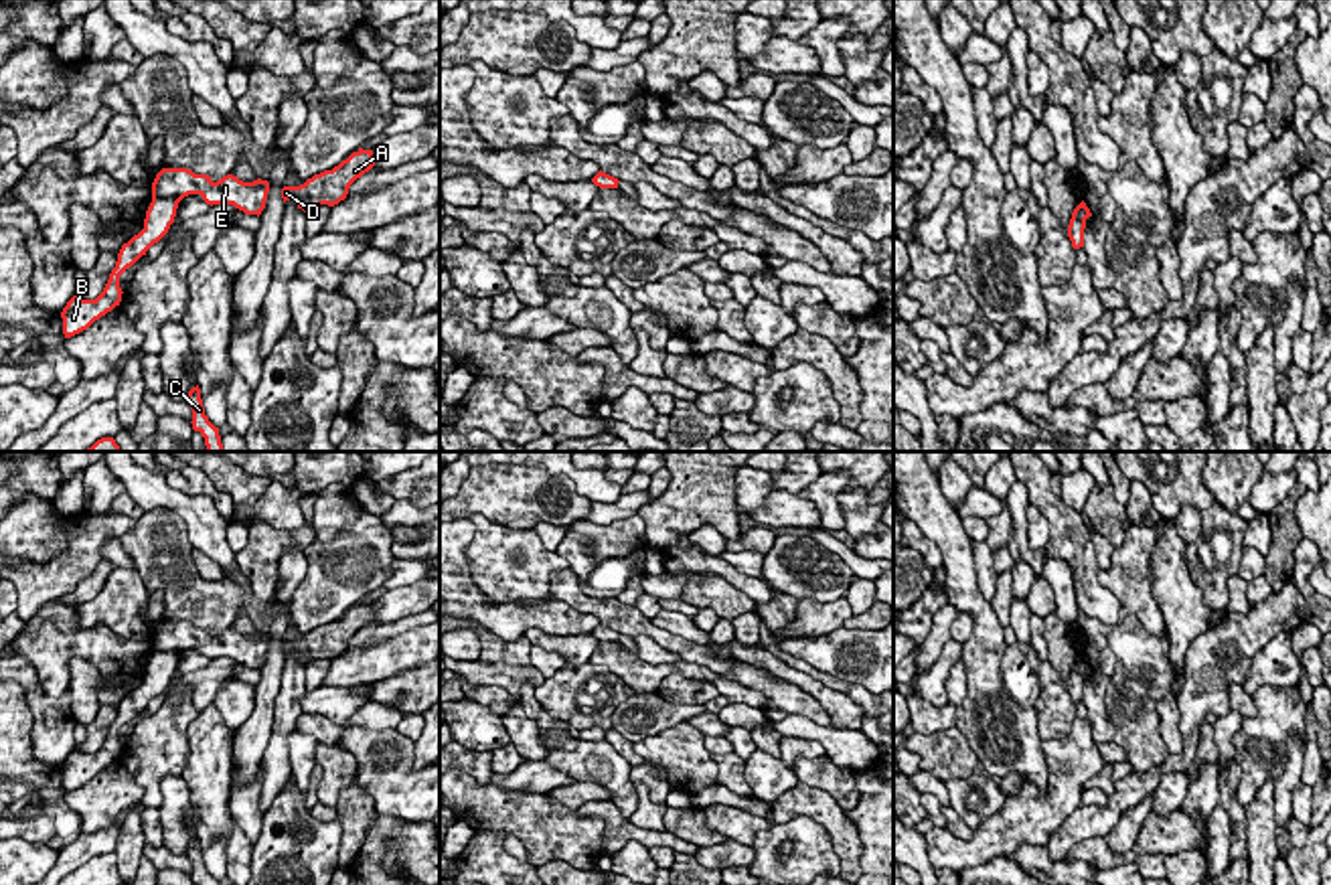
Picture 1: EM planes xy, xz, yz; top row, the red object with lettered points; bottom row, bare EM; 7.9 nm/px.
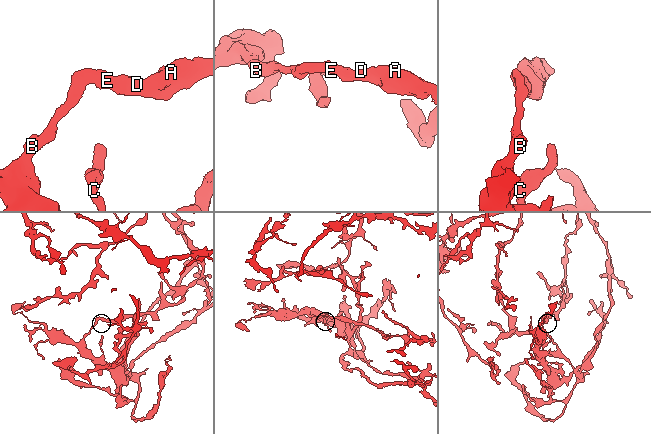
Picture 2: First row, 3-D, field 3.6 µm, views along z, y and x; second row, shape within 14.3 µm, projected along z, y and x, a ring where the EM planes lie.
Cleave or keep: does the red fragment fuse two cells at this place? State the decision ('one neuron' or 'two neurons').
two neurons

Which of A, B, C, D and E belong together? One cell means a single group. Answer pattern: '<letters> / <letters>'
A D E / B C

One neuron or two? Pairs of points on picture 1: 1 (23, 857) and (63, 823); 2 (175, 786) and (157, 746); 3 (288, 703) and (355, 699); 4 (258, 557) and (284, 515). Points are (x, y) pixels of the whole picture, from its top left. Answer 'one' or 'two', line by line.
1: two
2: two
3: two
4: two

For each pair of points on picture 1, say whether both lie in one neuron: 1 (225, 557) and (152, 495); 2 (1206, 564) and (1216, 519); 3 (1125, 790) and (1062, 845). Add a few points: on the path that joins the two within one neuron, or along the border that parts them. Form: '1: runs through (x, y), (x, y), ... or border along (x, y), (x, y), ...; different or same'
1: runs through (209, 537), (207, 529), (173, 499); same
2: runs through (1216, 553), (1216, 529); same
3: runs through (1113, 807), (1099, 821), (1086, 821), (1078, 829); same

